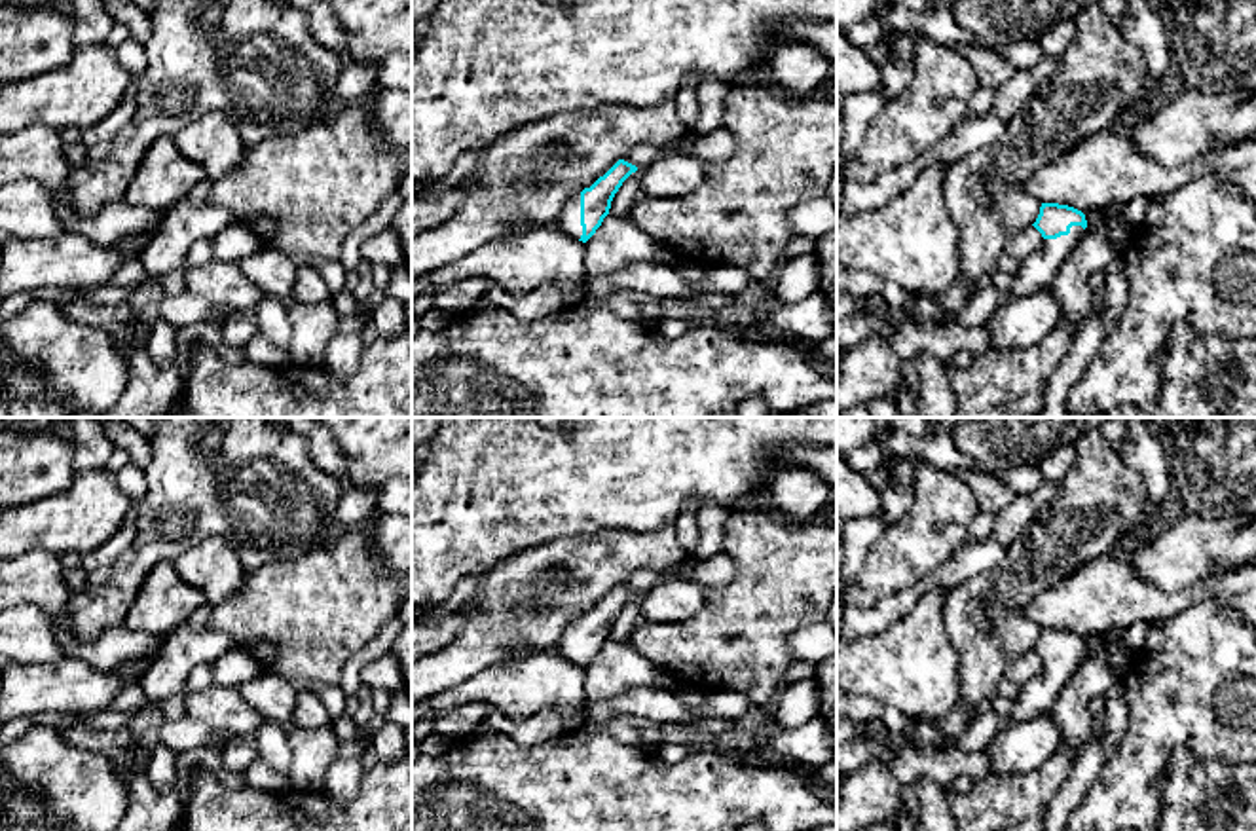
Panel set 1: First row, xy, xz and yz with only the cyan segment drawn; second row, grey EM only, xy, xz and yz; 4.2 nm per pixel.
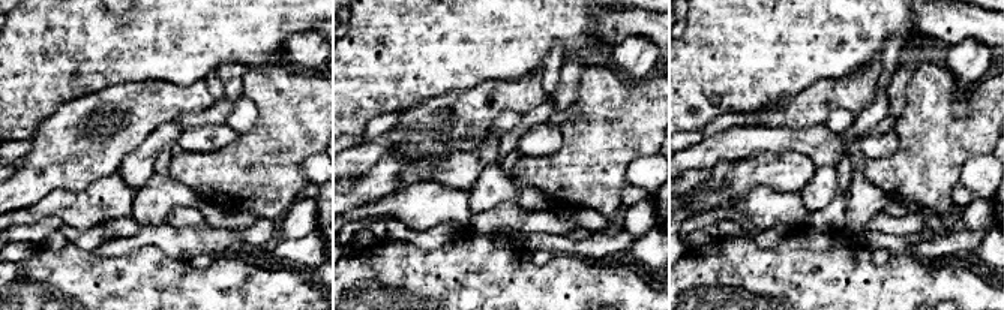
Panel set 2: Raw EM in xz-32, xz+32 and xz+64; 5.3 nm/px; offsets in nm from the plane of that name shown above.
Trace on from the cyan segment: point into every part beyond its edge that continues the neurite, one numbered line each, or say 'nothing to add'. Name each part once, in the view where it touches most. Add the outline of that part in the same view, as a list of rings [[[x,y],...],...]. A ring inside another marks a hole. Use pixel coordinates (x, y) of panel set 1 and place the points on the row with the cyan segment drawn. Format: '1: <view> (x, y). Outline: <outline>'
1: xz (568, 221). Outline: [[[581,194],[571,195],[563,203],[558,218],[552,224],[548,224],[548,226],[560,230],[562,233],[565,233],[565,235],[569,235],[573,239],[581,239],[581,235],[582,235],[582,226],[581,226]]]

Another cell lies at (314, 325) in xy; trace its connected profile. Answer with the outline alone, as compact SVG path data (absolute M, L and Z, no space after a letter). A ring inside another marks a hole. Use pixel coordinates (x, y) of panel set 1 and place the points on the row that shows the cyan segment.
M332 296L319 304L290 302L290 364L323 366L328 342L338 334L340 313Z

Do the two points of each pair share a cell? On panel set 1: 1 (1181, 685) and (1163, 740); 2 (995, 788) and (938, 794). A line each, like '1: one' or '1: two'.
1: one
2: two

